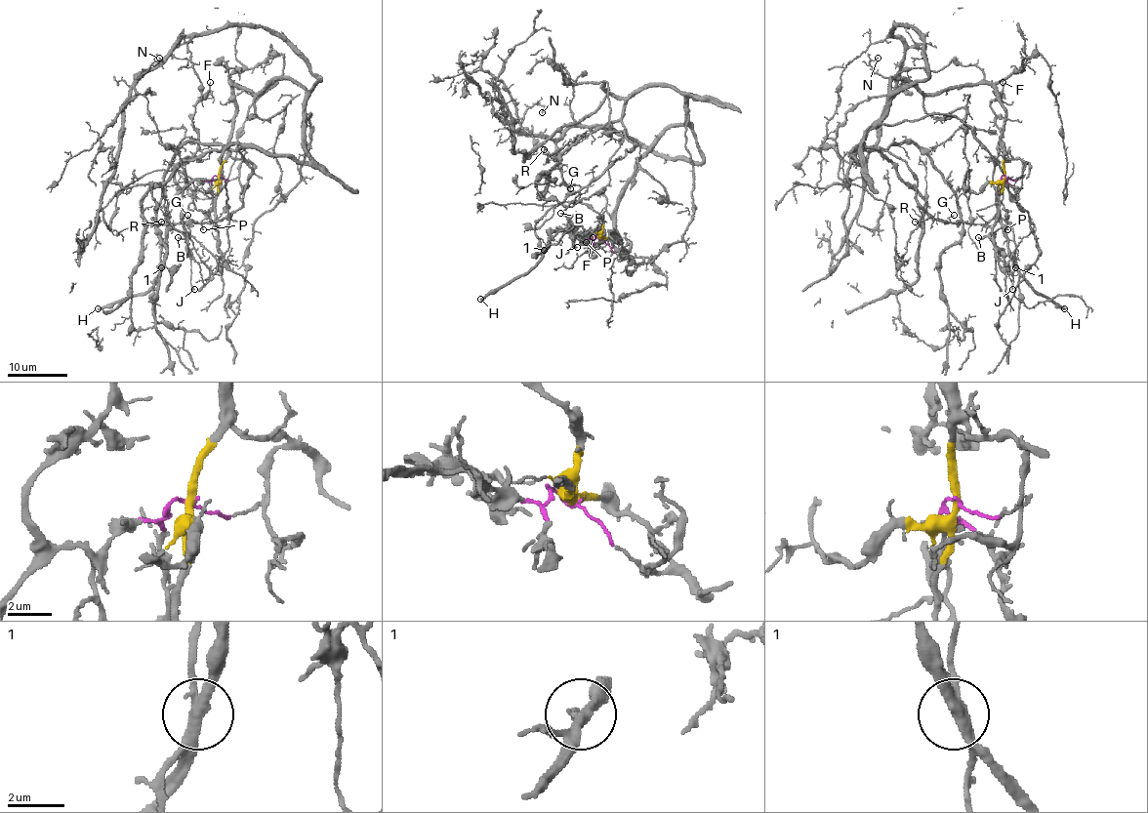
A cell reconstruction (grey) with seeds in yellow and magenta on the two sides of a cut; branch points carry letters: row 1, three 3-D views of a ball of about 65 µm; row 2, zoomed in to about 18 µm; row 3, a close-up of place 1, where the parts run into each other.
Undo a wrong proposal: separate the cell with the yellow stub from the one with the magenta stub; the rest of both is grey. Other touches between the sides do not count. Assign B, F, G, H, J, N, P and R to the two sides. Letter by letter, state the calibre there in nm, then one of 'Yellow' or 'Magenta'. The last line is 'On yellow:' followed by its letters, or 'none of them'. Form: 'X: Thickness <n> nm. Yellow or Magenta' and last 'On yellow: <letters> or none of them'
B: Thickness 140 nm. Magenta
F: Thickness 130 nm. Magenta
G: Thickness 130 nm. Yellow
H: Thickness 360 nm. Magenta
J: Thickness 140 nm. Magenta
N: Thickness 100 nm. Yellow
P: Thickness 130 nm. Magenta
R: Thickness 110 nm. Yellow
On yellow: G, N, R

